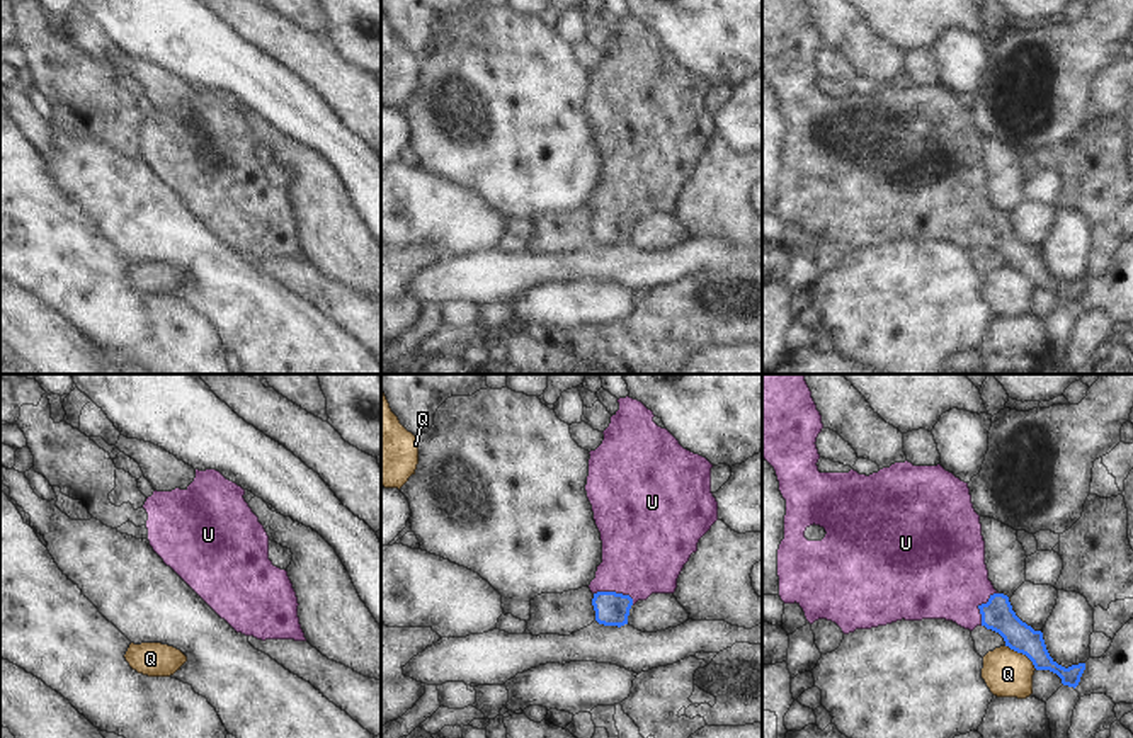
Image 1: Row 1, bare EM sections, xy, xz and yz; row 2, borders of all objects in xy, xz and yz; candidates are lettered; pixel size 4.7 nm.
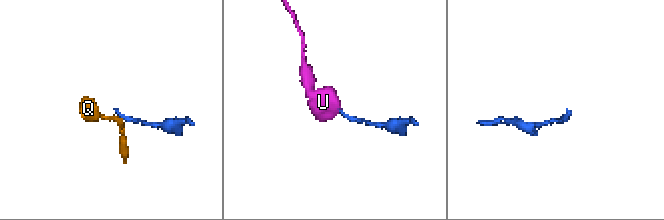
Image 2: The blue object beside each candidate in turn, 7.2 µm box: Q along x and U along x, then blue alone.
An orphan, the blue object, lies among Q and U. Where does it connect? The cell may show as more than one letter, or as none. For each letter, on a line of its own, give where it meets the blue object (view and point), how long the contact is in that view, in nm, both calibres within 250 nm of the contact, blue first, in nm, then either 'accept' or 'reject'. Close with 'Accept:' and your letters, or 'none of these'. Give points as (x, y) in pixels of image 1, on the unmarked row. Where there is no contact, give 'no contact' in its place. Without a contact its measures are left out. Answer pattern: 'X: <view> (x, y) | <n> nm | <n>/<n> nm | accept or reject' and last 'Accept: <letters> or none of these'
Q: yz (1023, 272) | 190 nm | 150/220 nm | reject
U: xz (614, 211) | 200 nm | 160/400 nm | accept
Accept: U

